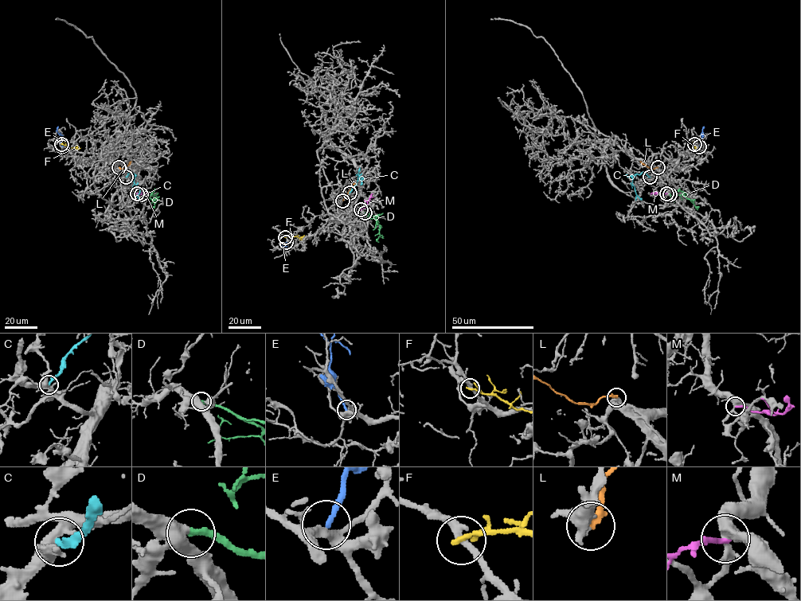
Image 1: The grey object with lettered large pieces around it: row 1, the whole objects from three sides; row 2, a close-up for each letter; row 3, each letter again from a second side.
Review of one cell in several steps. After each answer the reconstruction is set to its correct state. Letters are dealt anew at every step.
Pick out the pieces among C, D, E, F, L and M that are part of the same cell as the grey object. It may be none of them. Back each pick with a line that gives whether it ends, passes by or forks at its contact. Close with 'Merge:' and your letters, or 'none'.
D: it ends
Merge: D

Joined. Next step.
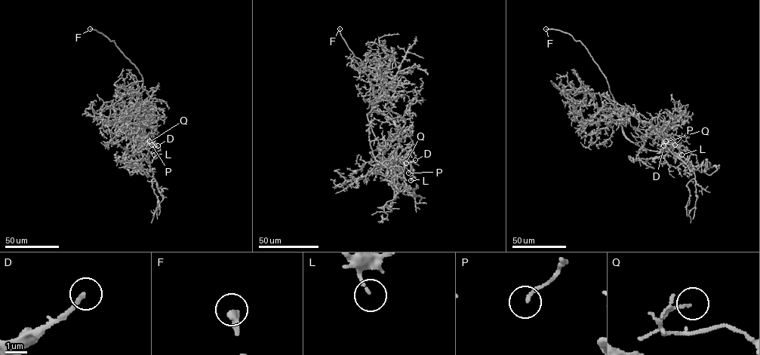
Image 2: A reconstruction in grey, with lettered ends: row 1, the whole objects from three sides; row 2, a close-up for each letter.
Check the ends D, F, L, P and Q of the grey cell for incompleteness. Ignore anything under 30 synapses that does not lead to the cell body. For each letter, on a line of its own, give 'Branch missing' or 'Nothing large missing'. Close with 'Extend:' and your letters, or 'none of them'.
D: Nothing large missing
F: Branch missing
L: Nothing large missing
P: Nothing large missing
Q: Nothing large missing
Extend: F

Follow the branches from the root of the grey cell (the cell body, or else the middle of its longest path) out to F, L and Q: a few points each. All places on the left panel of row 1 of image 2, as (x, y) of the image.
F: (140, 114), (137, 107), (130, 103), (143, 83), (137, 68), (113, 41), (90, 29)
L: (140, 114), (140, 140), (149, 145), (155, 145), (154, 154)
Q: (140, 114), (140, 140), (152, 145), (148, 142), (149, 141)

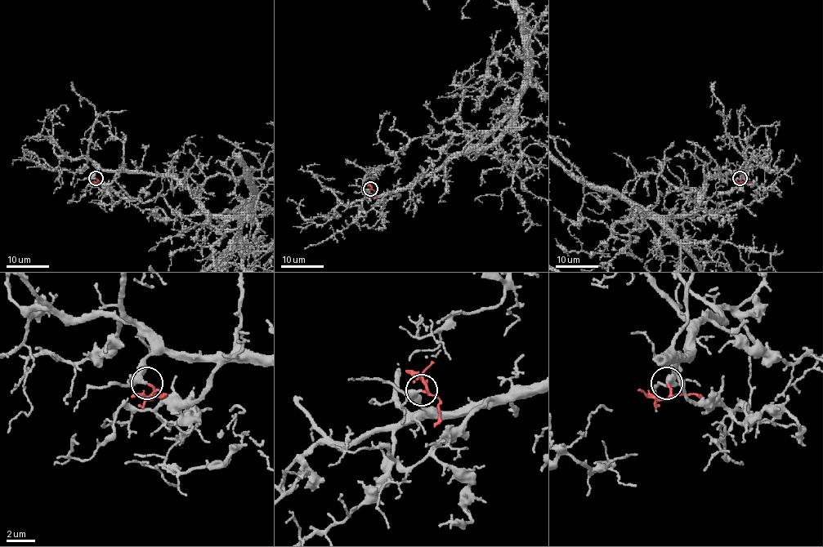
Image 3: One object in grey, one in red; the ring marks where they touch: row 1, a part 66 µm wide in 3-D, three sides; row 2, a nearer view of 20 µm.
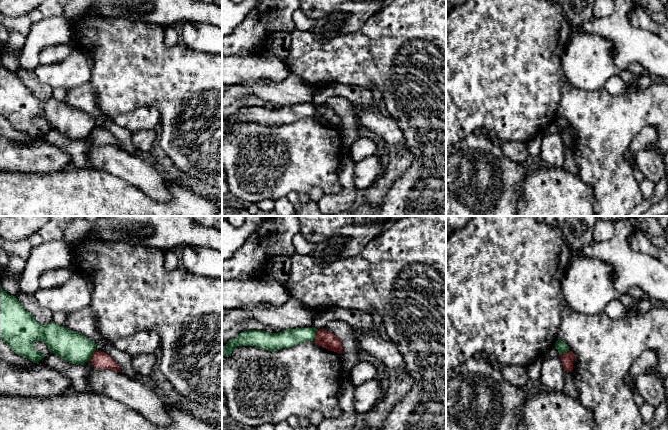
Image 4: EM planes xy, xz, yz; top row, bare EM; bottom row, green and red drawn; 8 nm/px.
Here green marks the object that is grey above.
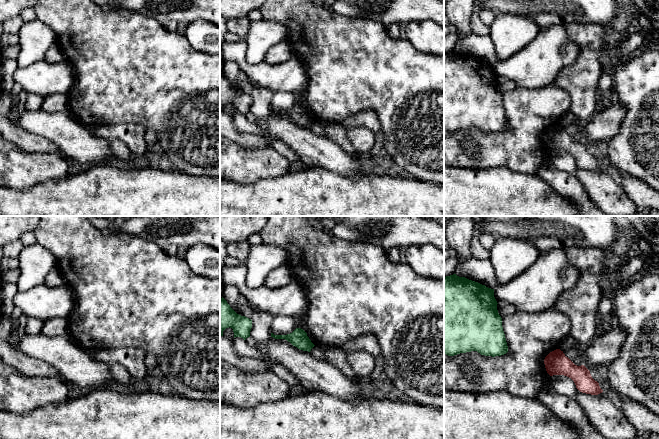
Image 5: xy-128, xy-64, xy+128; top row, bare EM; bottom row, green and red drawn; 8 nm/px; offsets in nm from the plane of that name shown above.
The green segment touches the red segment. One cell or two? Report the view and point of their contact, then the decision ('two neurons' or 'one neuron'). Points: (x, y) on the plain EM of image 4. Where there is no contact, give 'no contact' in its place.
meets green in xz at (315, 111); two neurons

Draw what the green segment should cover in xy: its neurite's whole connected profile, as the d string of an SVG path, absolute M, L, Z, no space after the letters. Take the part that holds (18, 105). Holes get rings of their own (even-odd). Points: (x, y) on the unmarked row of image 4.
M0 63L0 116L17 131L38 139L45 131L33 123L35 117L45 119L51 129L71 140L83 140L96 126L95 118L80 109L59 102L37 99L16 72L10 72Z

